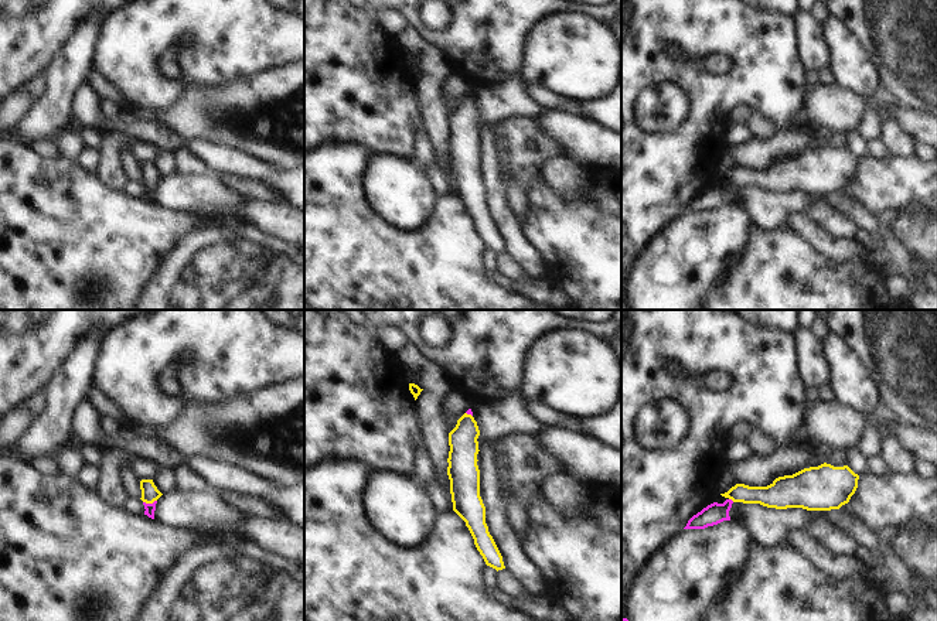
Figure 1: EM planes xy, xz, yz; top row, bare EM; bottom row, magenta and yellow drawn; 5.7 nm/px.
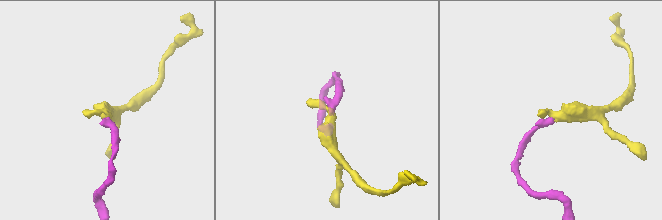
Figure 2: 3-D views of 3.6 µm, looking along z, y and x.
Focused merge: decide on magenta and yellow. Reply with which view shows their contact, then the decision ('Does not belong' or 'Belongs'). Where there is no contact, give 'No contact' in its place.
Touches magenta in xy. Belongs.

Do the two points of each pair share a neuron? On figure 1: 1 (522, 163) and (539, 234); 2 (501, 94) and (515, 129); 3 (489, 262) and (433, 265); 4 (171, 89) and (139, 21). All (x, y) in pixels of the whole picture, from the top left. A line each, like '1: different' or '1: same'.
1: different
2: different
3: different
4: same

